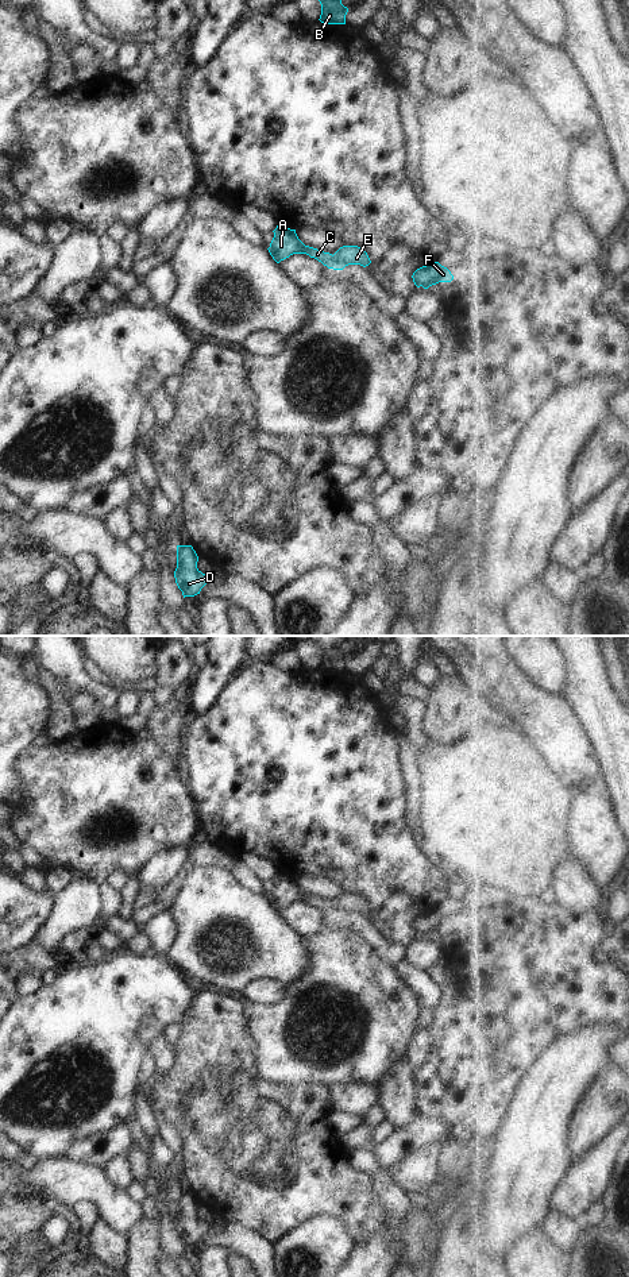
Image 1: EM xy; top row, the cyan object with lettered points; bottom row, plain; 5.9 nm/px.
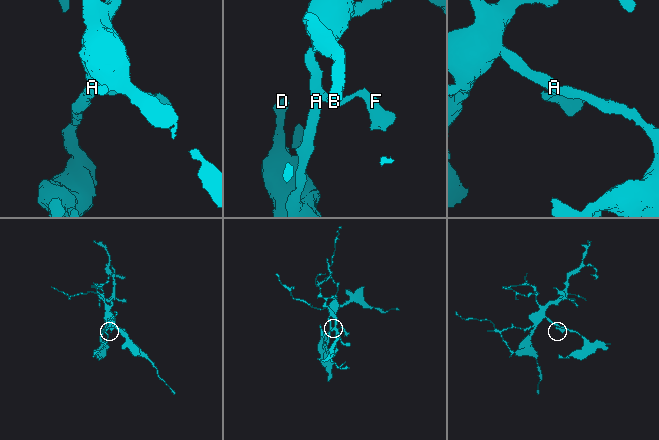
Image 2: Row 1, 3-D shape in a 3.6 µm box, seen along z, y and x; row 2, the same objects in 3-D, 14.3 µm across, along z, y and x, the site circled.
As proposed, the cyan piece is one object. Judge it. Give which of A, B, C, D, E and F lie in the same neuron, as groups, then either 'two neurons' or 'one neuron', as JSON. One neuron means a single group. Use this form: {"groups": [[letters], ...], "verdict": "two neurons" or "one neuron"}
{"groups": [["A", "B", "C", "D", "E", "F"]], "verdict": "one neuron"}

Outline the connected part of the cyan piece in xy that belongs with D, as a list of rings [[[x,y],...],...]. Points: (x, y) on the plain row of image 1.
[[[177,1193],[177,1216],[174,1226],[178,1237],[185,1245],[200,1242],[208,1231],[209,1224],[197,1216],[198,1204],[192,1193]]]

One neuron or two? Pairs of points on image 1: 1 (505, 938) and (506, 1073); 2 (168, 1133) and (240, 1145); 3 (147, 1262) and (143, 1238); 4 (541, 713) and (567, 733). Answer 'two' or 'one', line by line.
1: one
2: one
3: one
4: one

